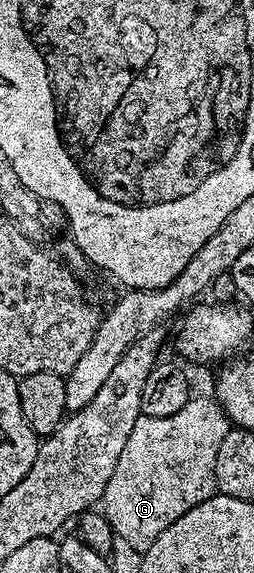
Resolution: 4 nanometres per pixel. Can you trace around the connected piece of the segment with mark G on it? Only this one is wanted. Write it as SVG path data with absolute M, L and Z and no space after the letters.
M207 395L207 397L192 396L191 400L185 403L185 407L181 407L181 411L177 411L177 415L165 415L164 417L145 417L141 415L133 427L133 432L129 434L129 440L125 443L125 451L121 451L121 459L117 459L117 467L113 470L113 475L105 487L105 495L101 502L101 512L109 519L116 538L122 544L124 541L129 548L136 549L136 554L141 555L146 549L153 547L157 535L161 535L161 531L165 531L165 527L169 527L169 523L177 523L177 519L181 519L181 515L185 515L185 511L189 511L189 507L197 507L197 503L205 503L205 499L214 497L217 492L215 487L217 450L221 448L221 439L225 439L225 435L232 428L233 426L228 421L225 411L211 395Z

